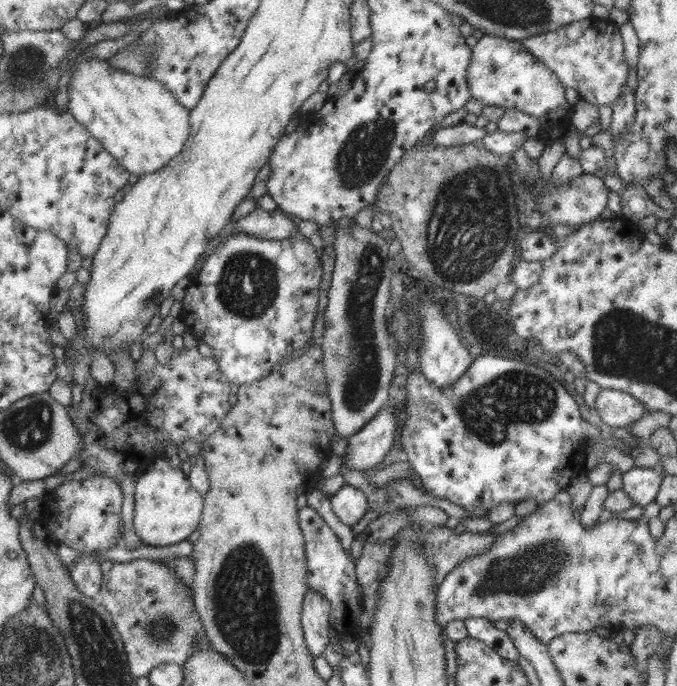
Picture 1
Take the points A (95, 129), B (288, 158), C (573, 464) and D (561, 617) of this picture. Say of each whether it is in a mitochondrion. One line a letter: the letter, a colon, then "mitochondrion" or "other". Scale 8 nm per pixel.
A: other
B: other
C: other
D: other

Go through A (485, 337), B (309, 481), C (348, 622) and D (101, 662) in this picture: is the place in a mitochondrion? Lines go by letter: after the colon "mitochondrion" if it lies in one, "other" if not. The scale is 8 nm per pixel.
A: other
B: other
C: other
D: mitochondrion

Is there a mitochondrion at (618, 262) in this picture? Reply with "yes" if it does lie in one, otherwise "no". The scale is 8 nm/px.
no

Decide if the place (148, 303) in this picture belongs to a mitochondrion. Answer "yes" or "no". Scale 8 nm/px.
yes

